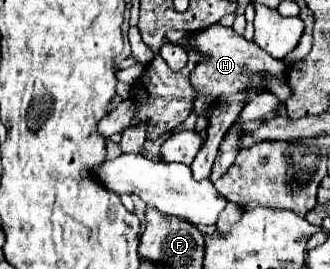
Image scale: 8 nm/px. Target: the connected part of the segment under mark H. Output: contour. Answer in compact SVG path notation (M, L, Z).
M211 25L209 29L189 37L191 43L197 43L197 49L205 55L205 61L199 63L193 73L189 75L191 85L197 89L197 93L209 93L215 99L221 99L225 95L241 93L247 89L247 79L253 73L265 71L279 79L285 79L285 65L279 59L273 59L269 53L265 53L261 47L255 47L255 43L249 43L245 37L239 37L233 29Z

